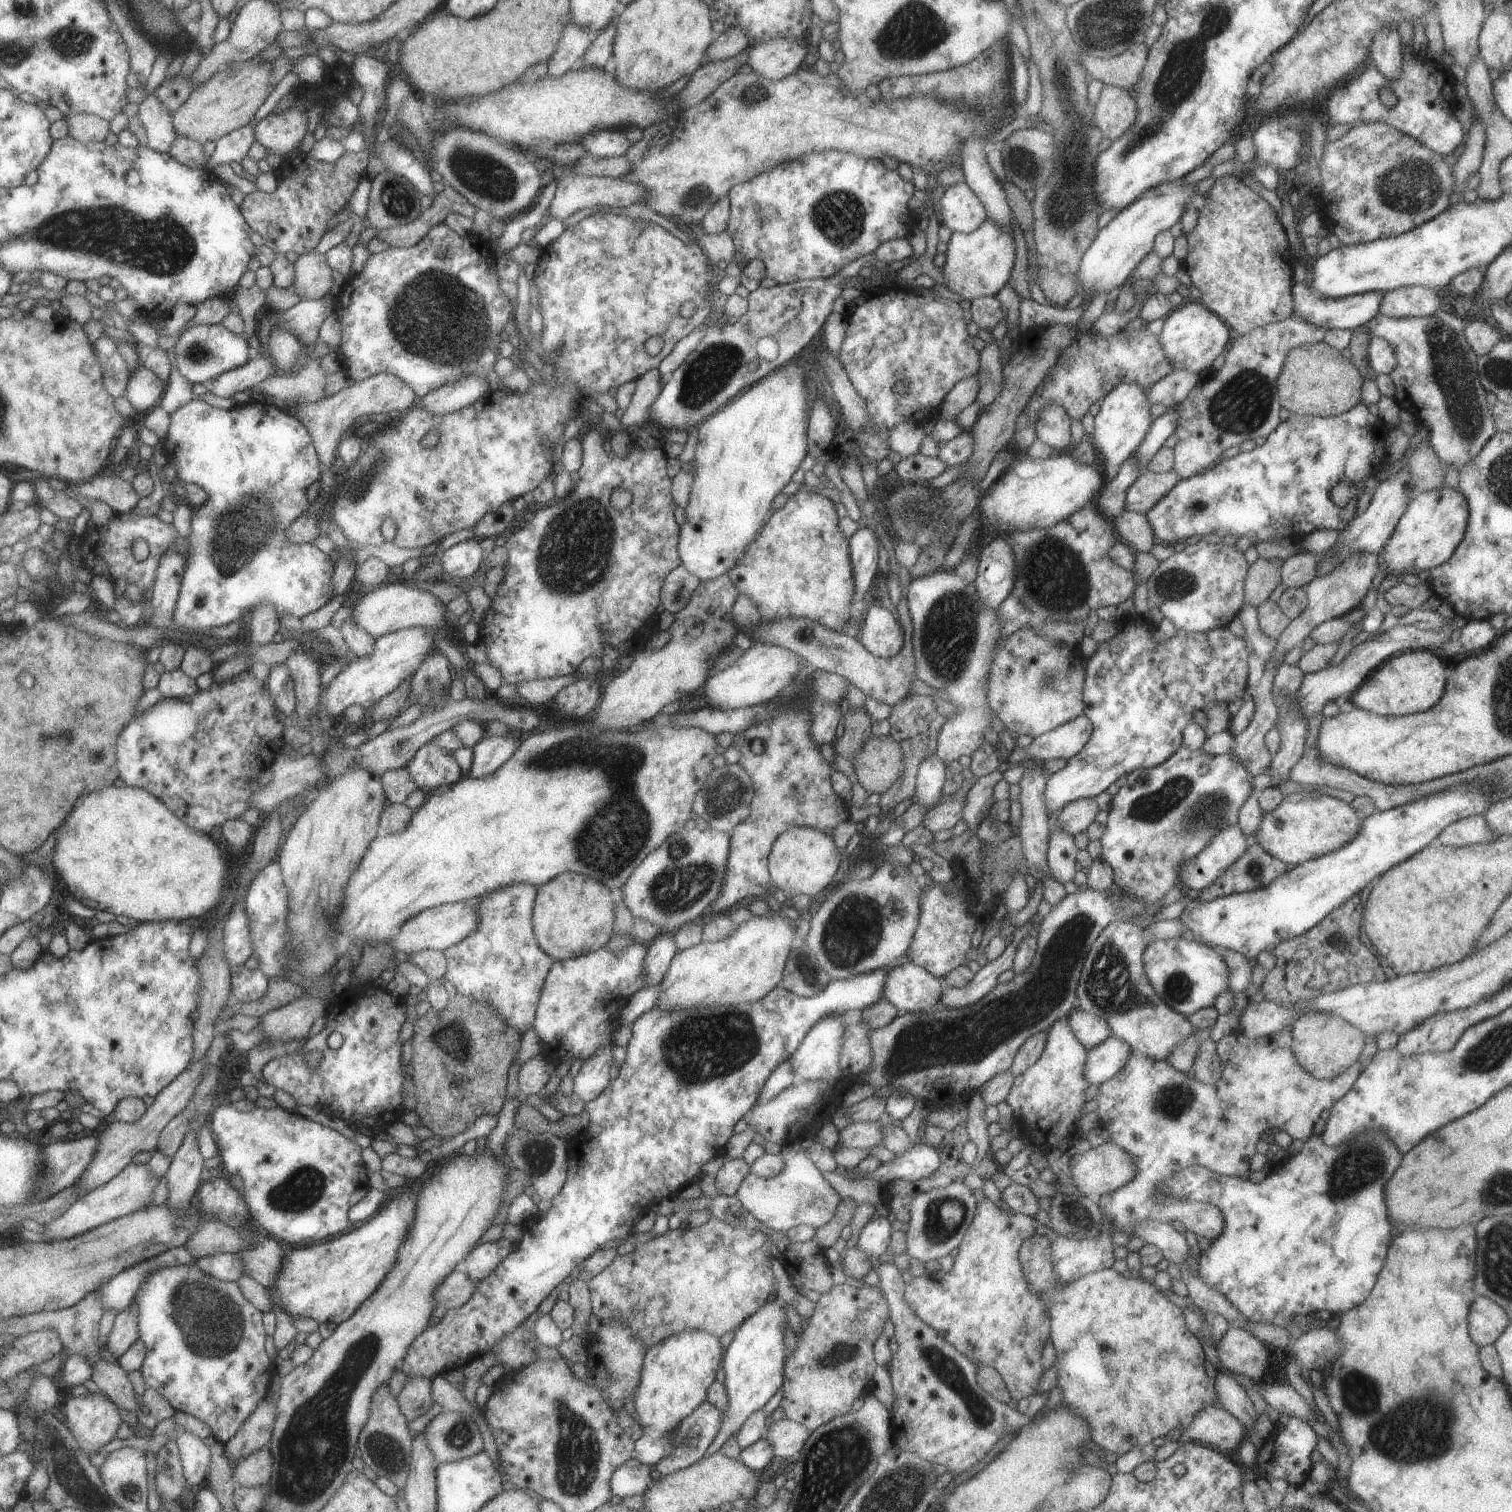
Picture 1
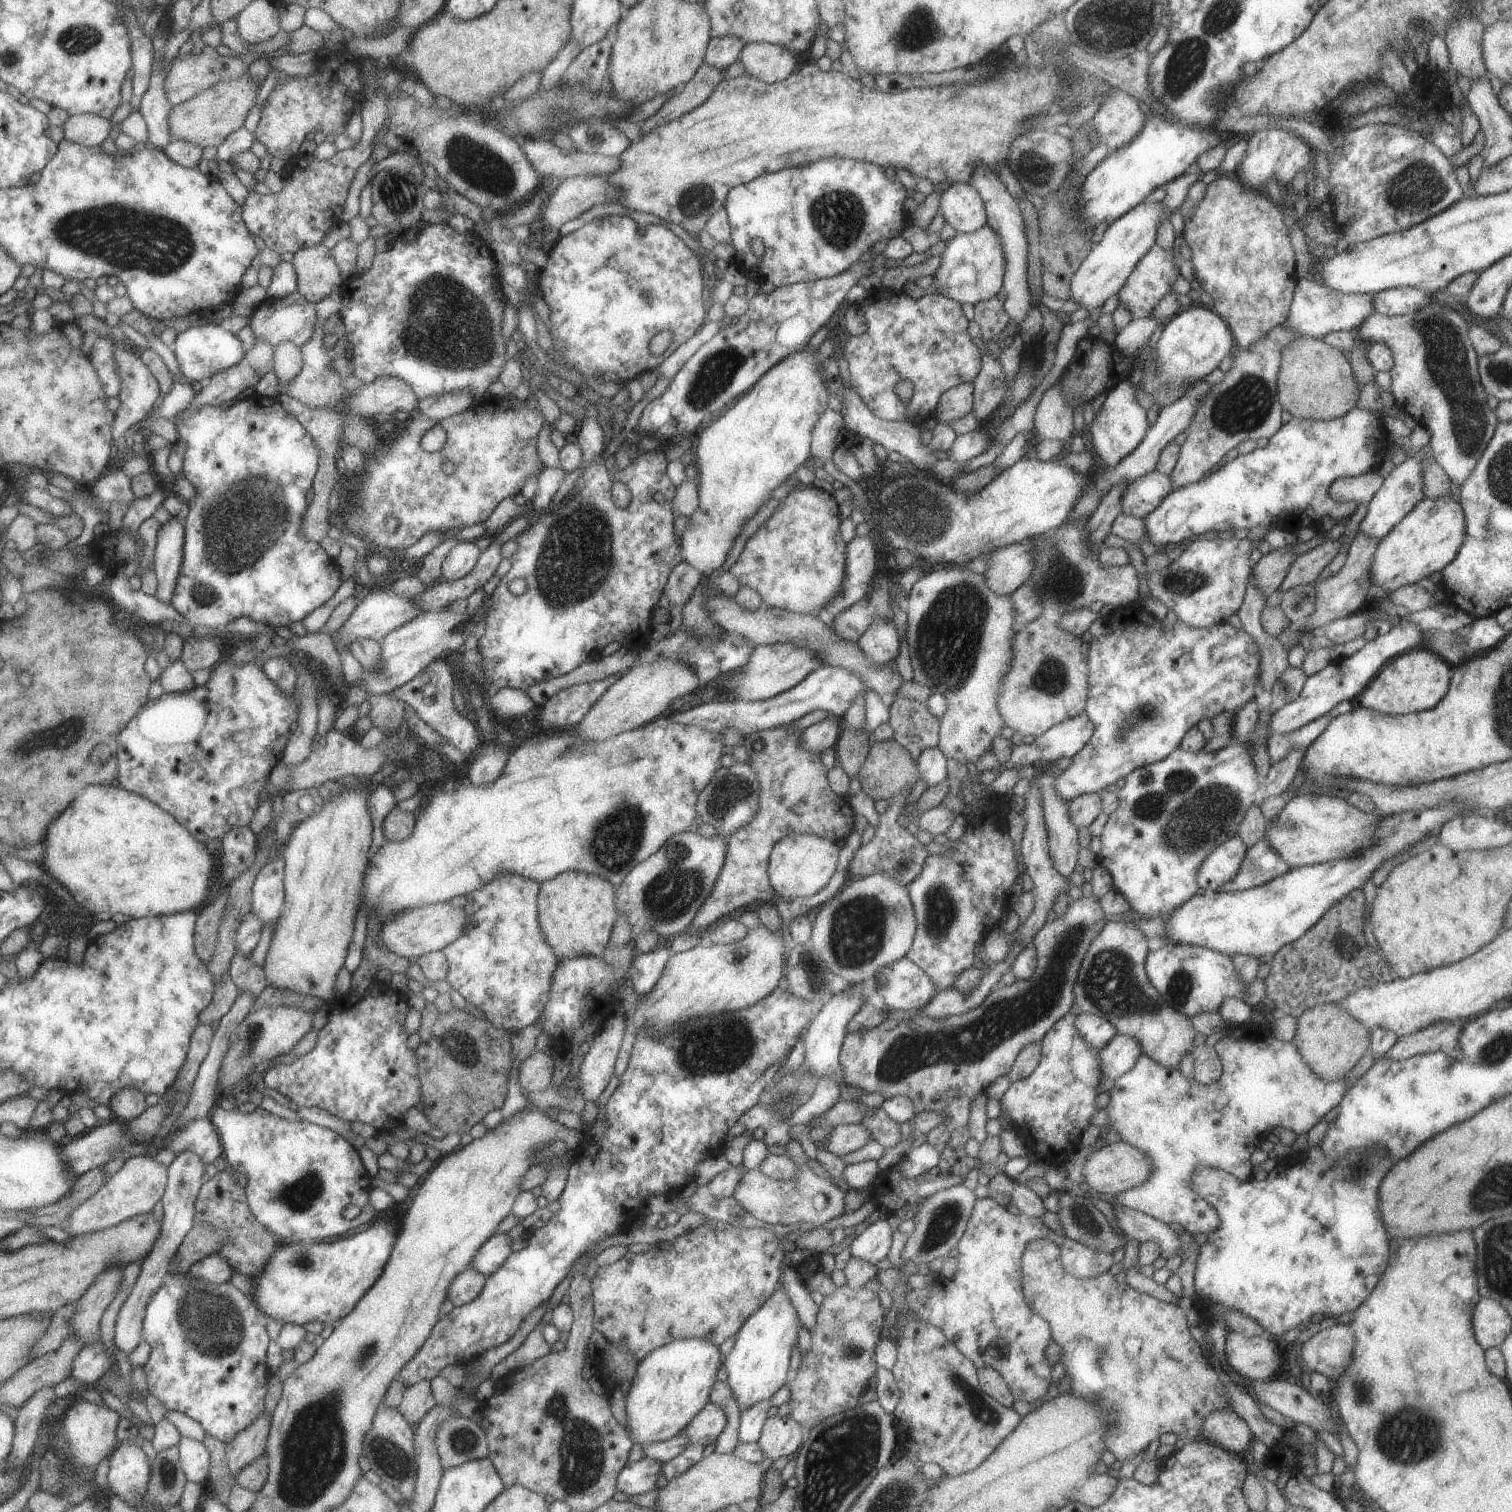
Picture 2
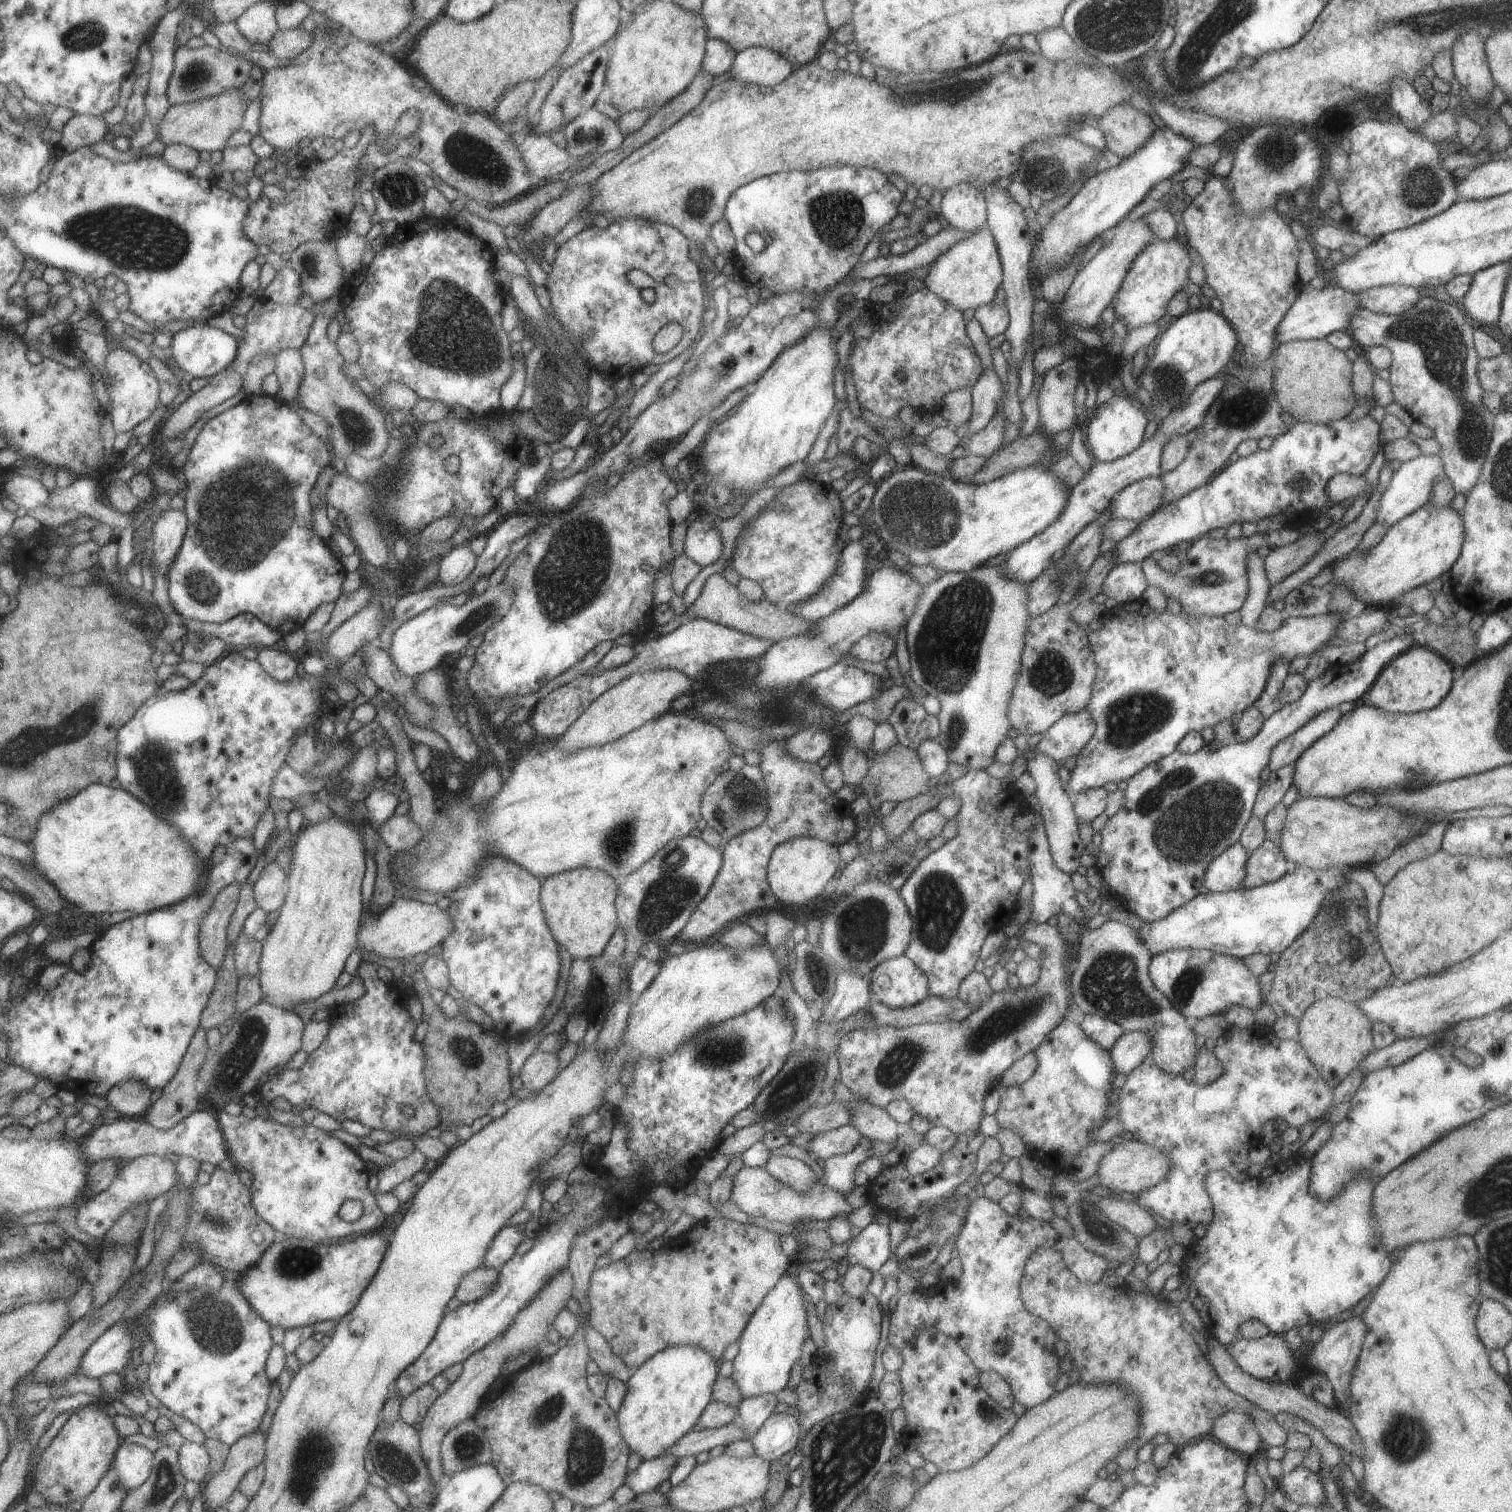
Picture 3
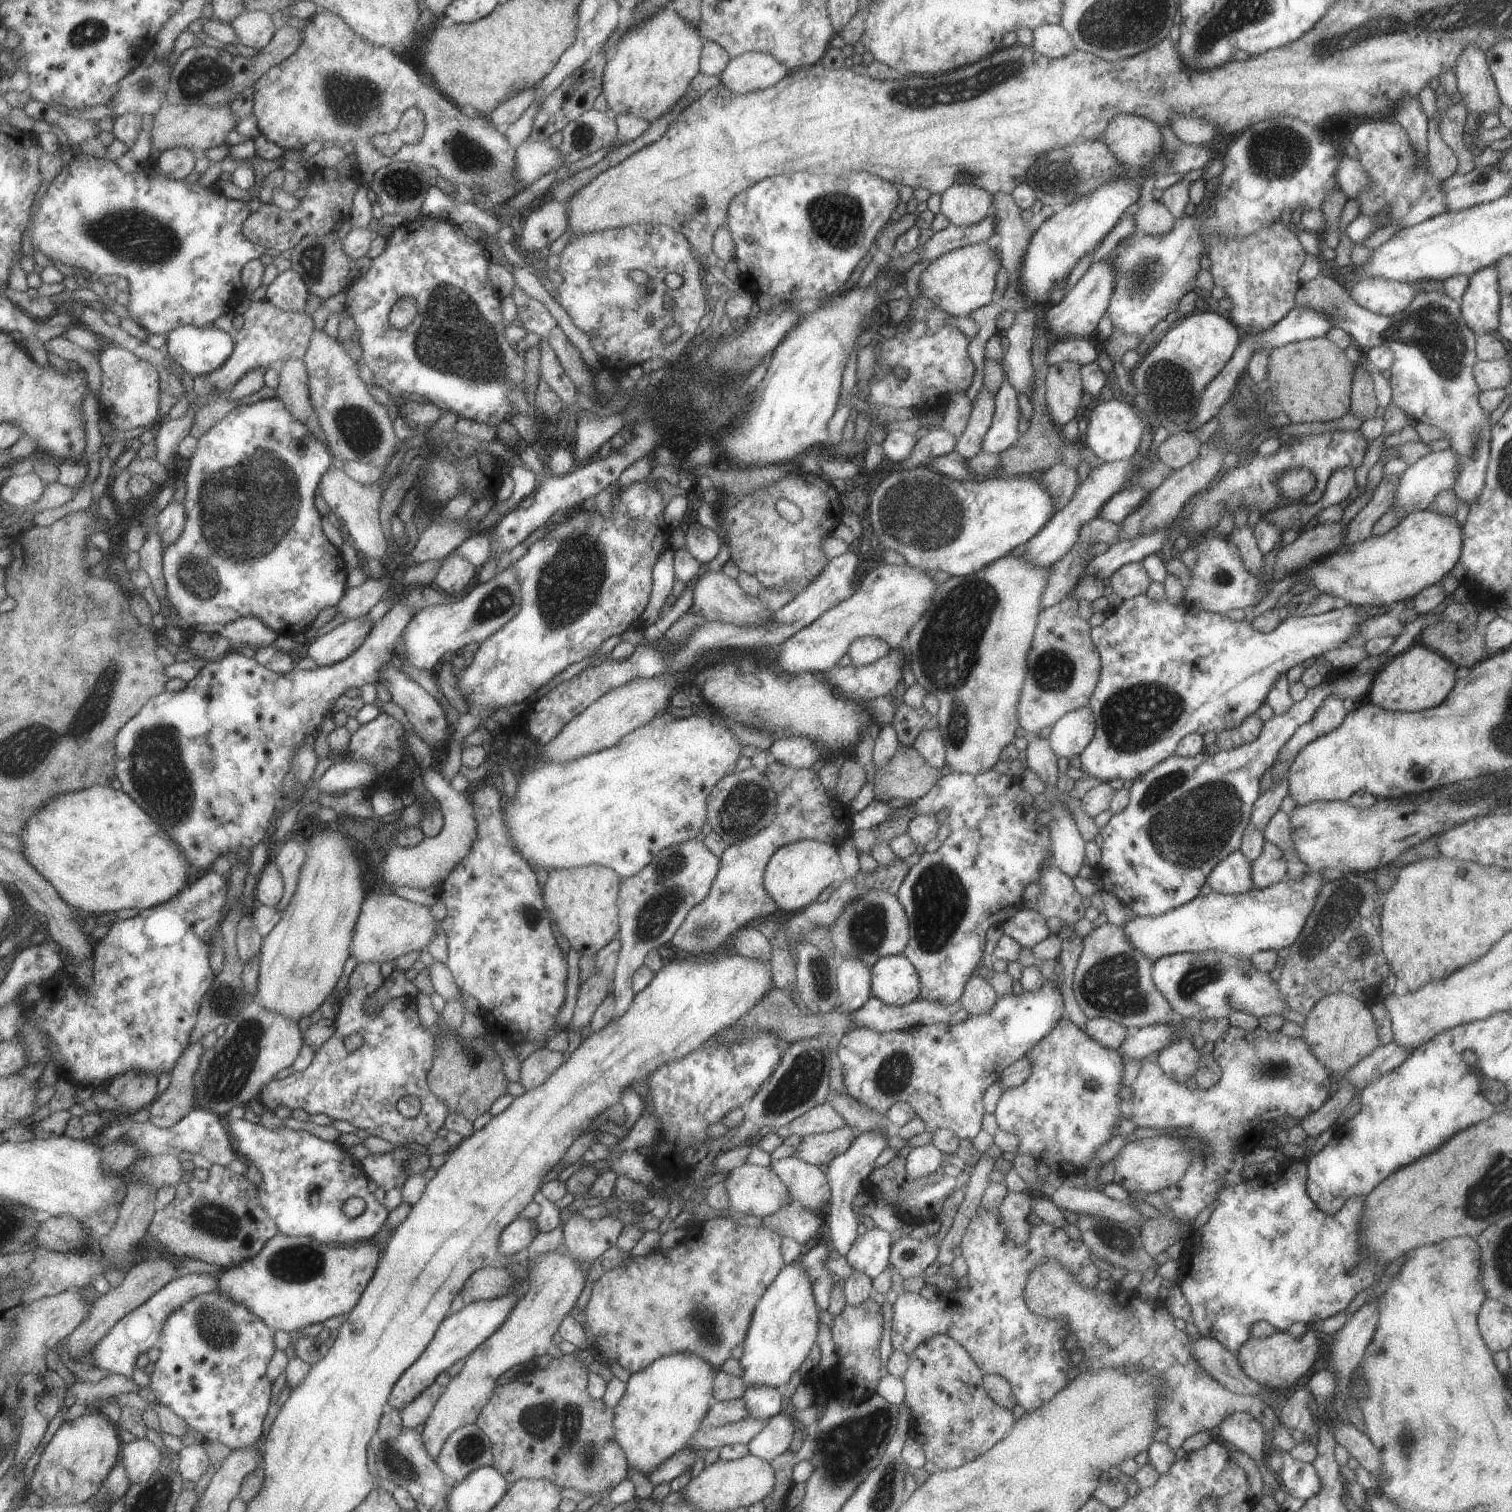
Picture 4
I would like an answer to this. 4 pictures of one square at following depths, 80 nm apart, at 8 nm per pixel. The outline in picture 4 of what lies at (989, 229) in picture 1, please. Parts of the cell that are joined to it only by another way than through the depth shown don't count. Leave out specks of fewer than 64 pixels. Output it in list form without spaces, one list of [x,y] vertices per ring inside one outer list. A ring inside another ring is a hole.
[[[993,240],[973,243],[953,249],[932,260],[921,271],[918,281],[920,294],[938,305],[948,316],[970,316],[979,306],[996,298],[995,273],[1000,267],[992,245]]]

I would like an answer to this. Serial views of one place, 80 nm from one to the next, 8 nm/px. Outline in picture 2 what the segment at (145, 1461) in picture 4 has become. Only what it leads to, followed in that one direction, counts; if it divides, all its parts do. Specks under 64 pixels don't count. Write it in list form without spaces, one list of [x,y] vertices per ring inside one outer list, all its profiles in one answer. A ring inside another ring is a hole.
[[[124,1442],[110,1456],[109,1468],[109,1490],[122,1496],[132,1507],[140,1507],[151,1480],[151,1460],[145,1449]]]

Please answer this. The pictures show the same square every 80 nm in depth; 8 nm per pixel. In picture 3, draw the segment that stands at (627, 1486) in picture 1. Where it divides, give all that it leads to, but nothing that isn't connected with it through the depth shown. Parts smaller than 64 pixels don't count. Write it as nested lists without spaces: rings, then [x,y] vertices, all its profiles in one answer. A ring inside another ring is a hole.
[[[667,1453],[654,1459],[645,1459],[631,1474],[626,1474],[623,1485],[631,1488],[635,1494],[655,1491],[660,1482],[669,1478],[678,1458]]]

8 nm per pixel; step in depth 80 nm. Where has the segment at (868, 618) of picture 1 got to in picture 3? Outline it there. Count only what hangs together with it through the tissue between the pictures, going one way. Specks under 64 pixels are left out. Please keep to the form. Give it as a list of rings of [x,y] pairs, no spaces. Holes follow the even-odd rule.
[[[869,633],[852,644],[849,654],[861,662],[883,662],[894,648],[894,640],[879,633]]]

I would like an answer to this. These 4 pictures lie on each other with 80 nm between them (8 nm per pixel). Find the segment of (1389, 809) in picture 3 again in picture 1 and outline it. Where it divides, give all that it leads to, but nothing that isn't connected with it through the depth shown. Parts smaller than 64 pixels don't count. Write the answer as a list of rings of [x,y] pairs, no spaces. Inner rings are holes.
[[[1312,791],[1291,793],[1271,812],[1262,813],[1257,832],[1250,840],[1289,867],[1333,852],[1355,838],[1361,819],[1349,803]]]

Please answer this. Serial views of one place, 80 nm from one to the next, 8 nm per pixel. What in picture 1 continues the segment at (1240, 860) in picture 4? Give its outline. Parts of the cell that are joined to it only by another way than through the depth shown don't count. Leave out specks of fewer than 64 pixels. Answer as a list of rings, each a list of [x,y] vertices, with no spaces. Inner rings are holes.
[[[1237,824],[1223,827],[1195,858],[1180,866],[1182,883],[1188,889],[1206,889],[1245,852],[1249,843]]]

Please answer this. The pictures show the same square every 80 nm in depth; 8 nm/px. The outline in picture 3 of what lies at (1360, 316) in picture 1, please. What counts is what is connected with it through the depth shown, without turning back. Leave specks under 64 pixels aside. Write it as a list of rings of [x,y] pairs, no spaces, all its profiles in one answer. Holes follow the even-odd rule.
[[[1308,284],[1301,285],[1295,302],[1276,326],[1274,340],[1281,344],[1297,339],[1325,339],[1330,332],[1347,330],[1351,313],[1354,314],[1359,307],[1355,295],[1337,285],[1322,289],[1309,289]]]

